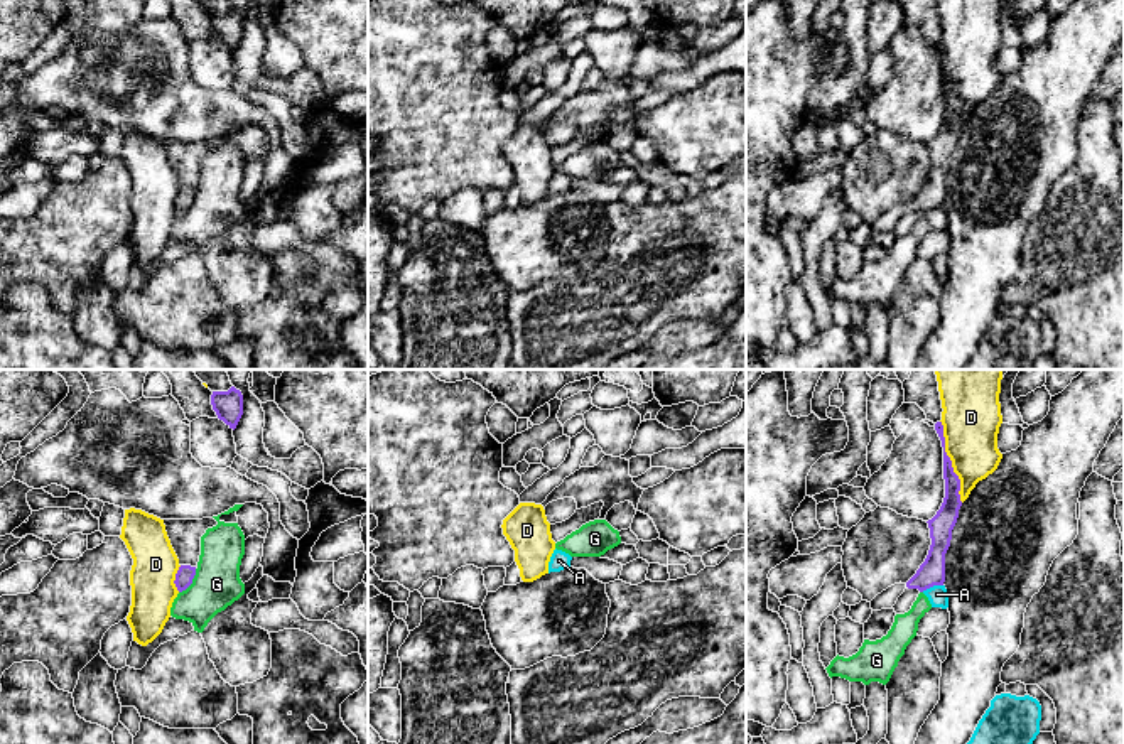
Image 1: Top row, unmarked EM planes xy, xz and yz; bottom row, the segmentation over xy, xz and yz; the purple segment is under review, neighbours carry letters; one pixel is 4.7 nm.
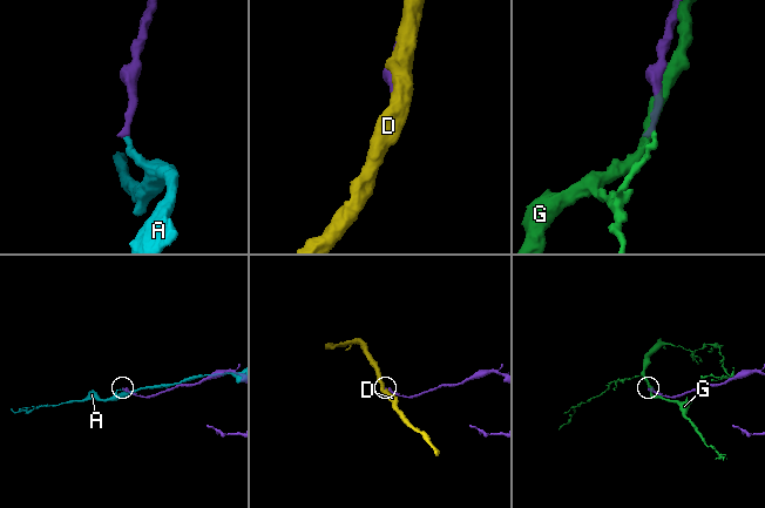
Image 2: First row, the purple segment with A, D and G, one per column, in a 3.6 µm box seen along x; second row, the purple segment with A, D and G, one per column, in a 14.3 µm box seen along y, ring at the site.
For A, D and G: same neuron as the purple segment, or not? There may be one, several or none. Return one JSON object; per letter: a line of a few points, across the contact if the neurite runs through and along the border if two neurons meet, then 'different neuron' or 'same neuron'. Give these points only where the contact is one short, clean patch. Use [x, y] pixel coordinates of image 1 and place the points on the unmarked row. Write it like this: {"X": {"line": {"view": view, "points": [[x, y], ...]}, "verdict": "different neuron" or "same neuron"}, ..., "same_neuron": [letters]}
{"A": {"line": {"view": "yz", "points": [[942, 206], [934, 206], [922, 213]]}, "verdict": "different neuron"}, "D": {"verdict": "different neuron"}, "G": {"verdict": "different neuron"}, "same_neuron": []}

